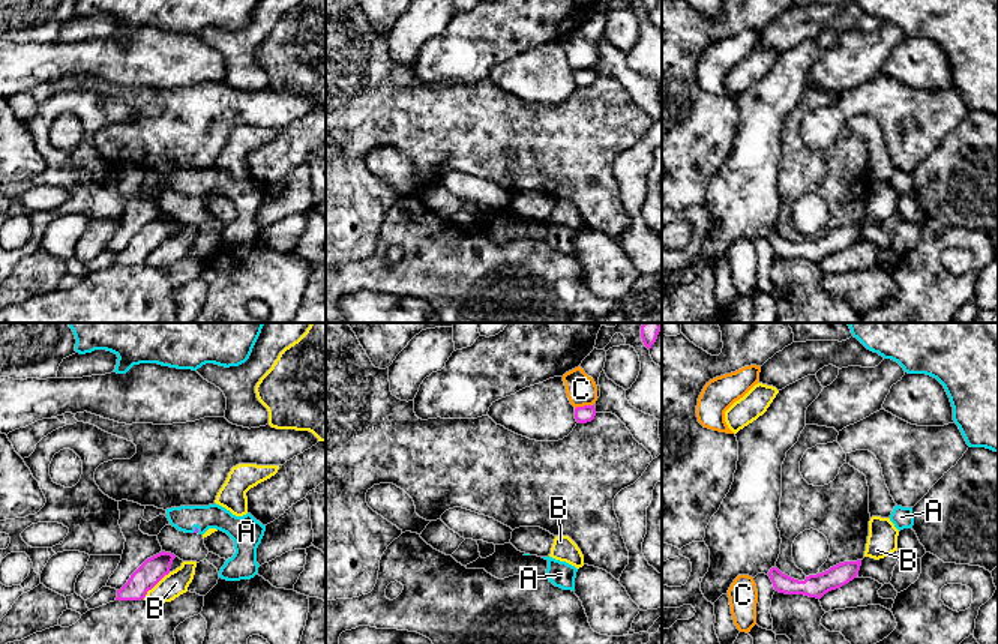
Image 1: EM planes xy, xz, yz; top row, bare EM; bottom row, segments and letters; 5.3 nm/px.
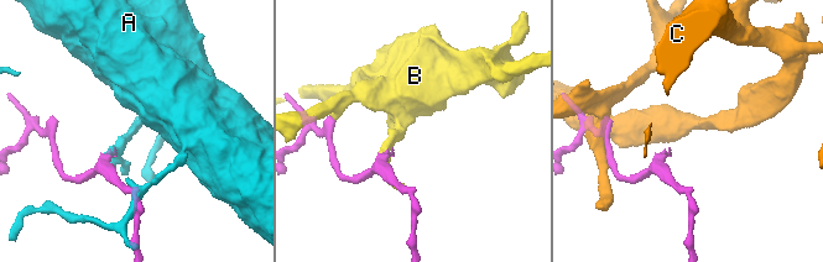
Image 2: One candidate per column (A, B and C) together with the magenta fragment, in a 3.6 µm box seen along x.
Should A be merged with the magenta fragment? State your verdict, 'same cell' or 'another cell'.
same cell

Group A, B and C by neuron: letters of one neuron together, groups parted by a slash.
A / B / C

